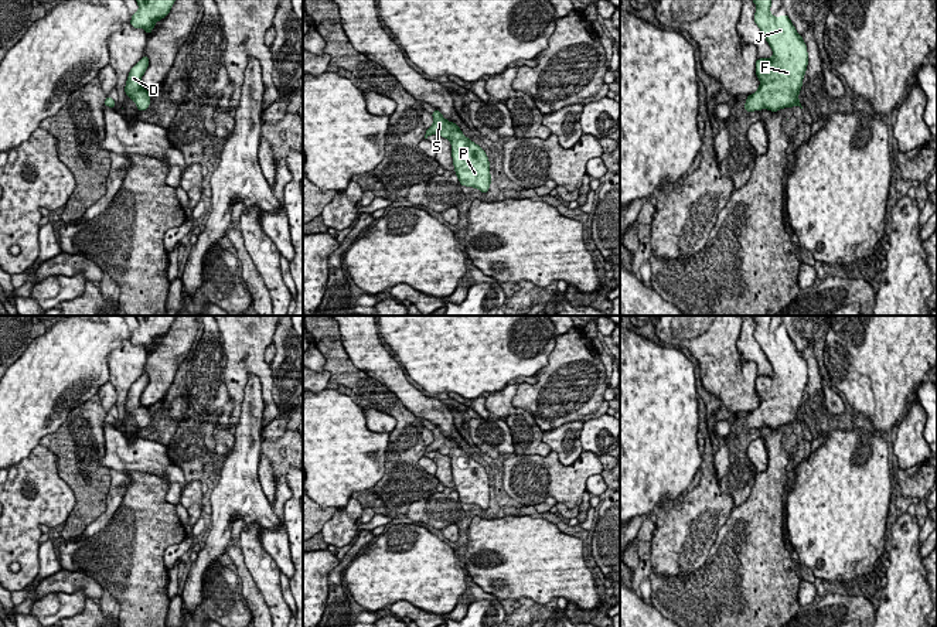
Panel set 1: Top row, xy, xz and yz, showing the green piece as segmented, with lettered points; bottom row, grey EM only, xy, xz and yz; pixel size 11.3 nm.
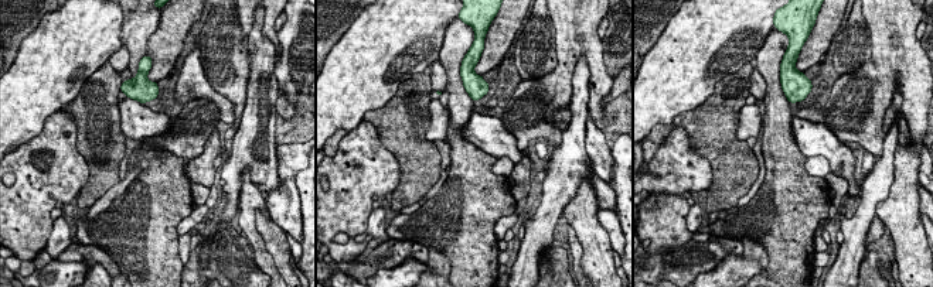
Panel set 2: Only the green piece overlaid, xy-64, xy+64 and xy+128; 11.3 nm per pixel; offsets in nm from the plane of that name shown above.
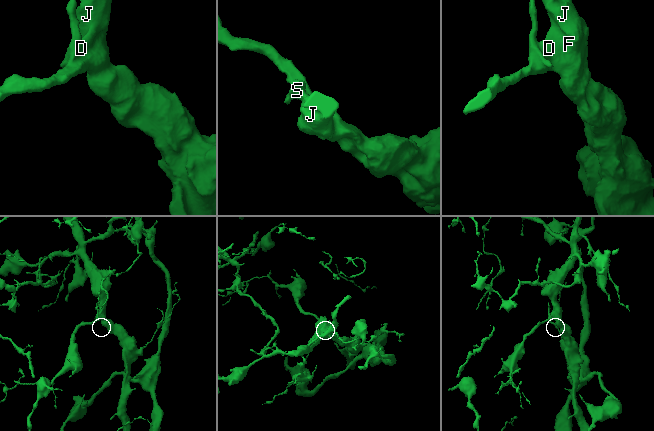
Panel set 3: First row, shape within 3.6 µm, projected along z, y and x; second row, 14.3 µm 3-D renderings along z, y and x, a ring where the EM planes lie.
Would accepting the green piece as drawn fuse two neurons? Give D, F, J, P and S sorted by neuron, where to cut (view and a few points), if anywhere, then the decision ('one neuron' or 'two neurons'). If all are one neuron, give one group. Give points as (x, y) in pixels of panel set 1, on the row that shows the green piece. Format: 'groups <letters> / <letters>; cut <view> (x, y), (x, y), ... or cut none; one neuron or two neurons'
groups D F J P S; cut none; one neuron

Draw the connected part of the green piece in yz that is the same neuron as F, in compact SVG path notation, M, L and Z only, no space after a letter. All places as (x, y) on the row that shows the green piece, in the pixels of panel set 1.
M771 0L753 1L757 7L754 23L773 50L773 57L756 61L760 86L747 96L745 109L777 112L783 108L793 109L794 105L803 109L798 93L808 65L807 45L787 14L774 17L770 13Z

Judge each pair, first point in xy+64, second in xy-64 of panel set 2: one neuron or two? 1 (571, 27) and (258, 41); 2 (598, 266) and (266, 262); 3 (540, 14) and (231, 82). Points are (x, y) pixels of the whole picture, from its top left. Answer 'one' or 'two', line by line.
1: two
2: two
3: one

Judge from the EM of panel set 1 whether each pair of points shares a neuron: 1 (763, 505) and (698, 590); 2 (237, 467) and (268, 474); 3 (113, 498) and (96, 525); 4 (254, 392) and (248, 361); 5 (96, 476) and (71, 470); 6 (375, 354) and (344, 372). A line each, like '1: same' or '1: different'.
1: same
2: different
3: same
4: different
5: same
6: different

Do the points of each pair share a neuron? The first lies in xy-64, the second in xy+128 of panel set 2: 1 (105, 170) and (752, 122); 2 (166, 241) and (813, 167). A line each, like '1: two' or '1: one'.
1: two
2: two

